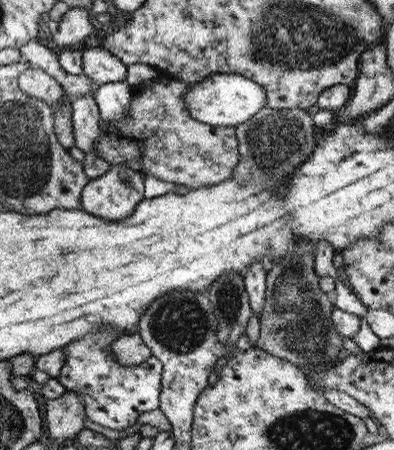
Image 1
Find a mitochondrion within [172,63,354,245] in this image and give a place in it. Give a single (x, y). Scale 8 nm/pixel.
(274, 144)

